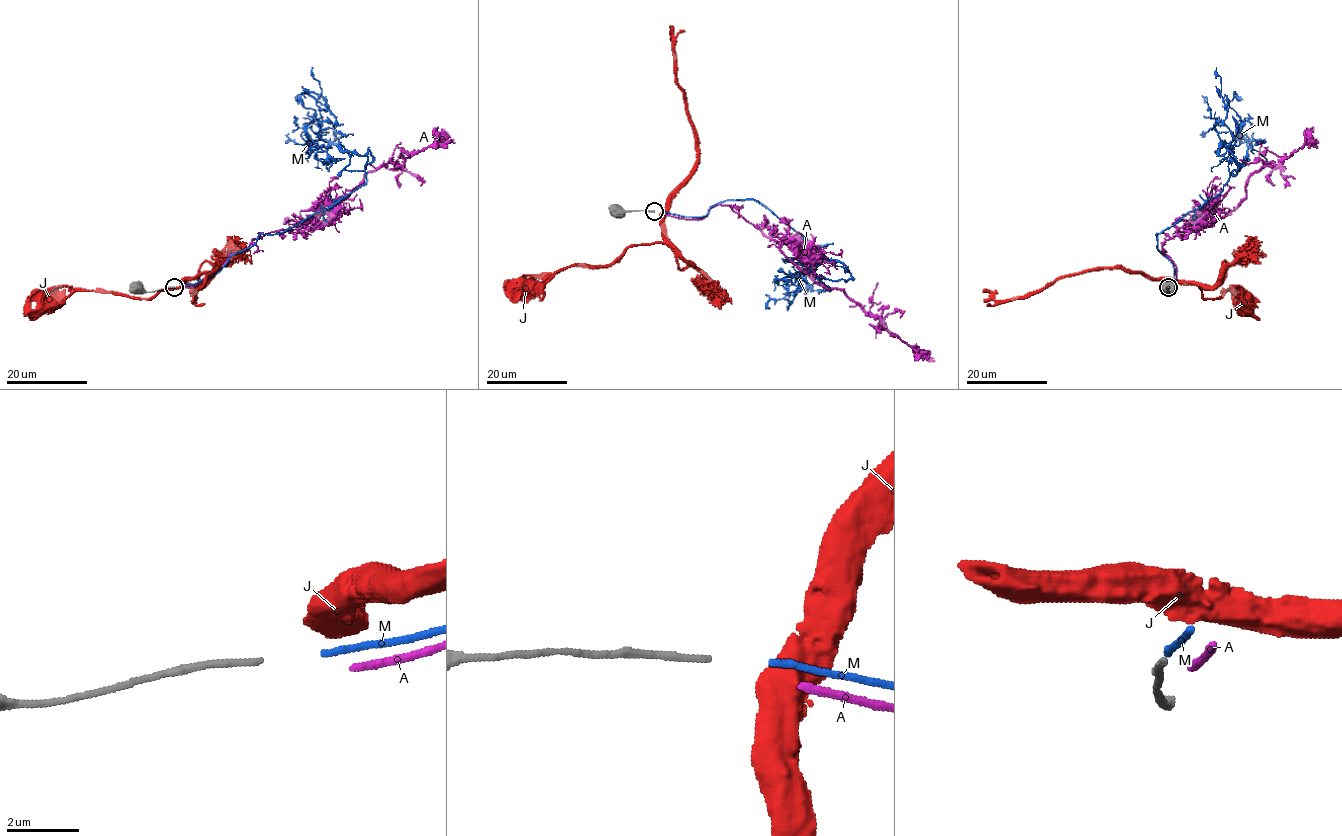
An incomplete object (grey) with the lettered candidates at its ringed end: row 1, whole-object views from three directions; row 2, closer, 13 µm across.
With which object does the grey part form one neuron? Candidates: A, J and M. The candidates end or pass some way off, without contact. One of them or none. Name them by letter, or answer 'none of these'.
M

